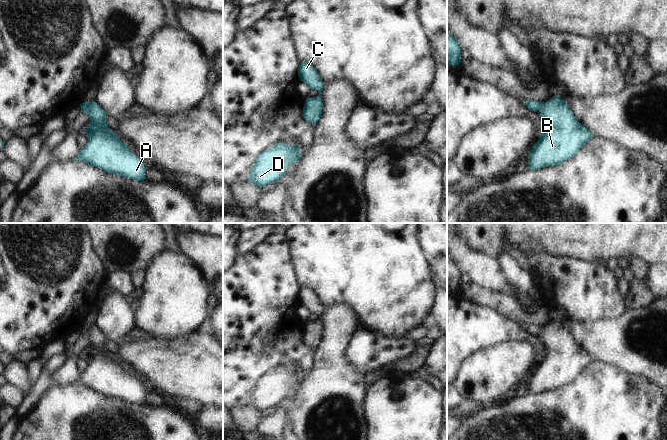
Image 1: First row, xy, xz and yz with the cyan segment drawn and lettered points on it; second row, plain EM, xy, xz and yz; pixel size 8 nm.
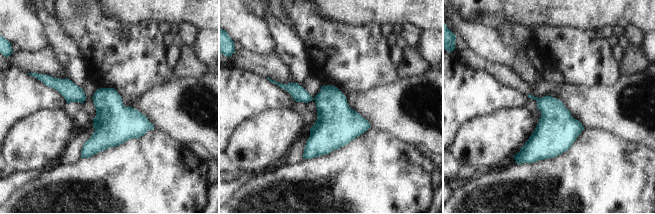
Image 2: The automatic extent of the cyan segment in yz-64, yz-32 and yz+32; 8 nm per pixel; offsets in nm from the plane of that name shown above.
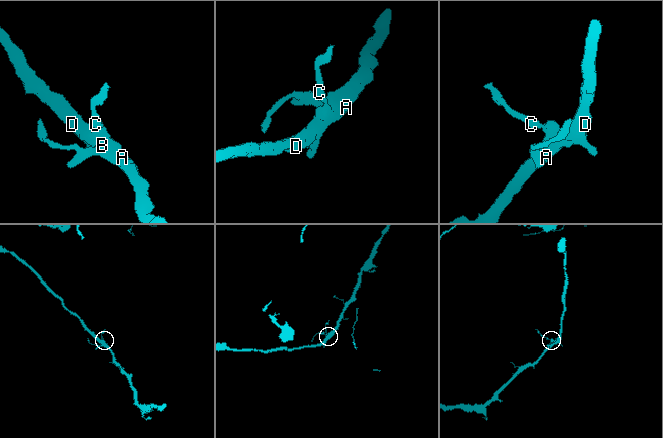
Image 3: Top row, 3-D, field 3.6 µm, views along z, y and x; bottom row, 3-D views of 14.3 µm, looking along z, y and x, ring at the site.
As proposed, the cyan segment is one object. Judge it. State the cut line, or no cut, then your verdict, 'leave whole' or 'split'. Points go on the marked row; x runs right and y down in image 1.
no cut; leave whole

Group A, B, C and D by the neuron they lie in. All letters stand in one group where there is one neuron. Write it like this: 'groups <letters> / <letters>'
groups A B C D

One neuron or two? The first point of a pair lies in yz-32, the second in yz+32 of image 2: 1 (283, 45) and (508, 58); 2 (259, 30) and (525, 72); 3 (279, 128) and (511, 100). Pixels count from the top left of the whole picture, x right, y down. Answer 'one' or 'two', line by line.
1: two
2: one
3: two

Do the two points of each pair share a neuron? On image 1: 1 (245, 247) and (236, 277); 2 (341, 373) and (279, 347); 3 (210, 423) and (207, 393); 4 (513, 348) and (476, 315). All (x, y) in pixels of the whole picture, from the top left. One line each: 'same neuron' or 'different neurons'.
1: different neurons
2: different neurons
3: different neurons
4: different neurons

